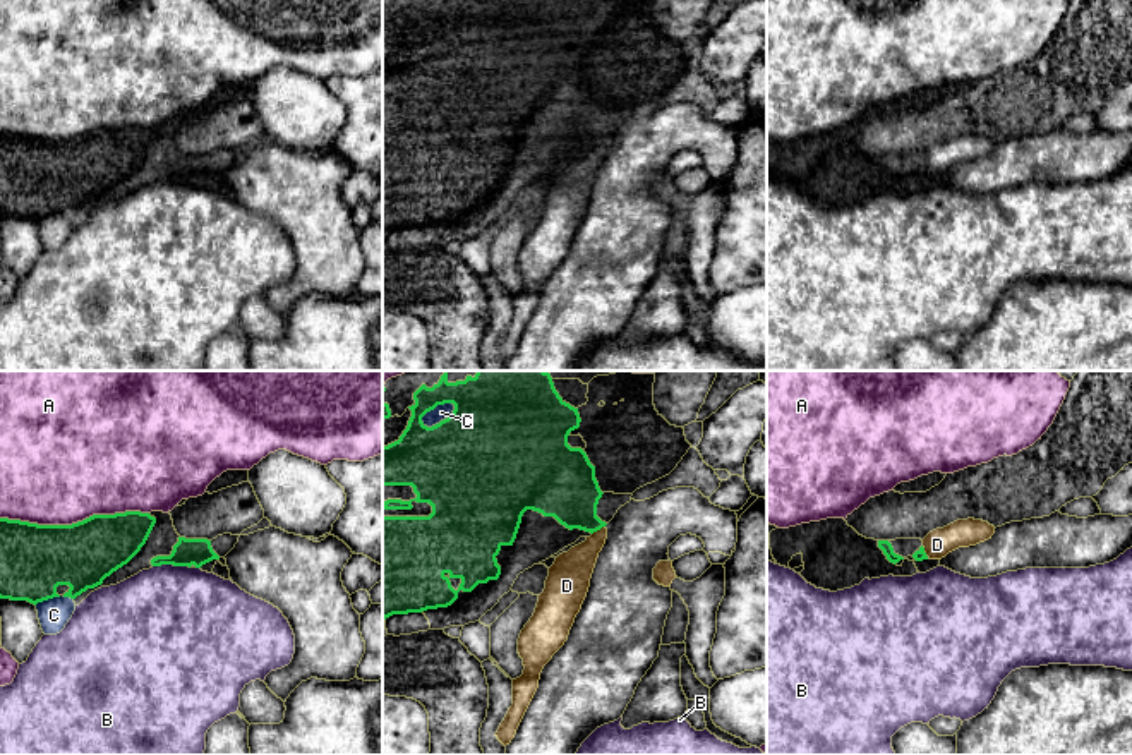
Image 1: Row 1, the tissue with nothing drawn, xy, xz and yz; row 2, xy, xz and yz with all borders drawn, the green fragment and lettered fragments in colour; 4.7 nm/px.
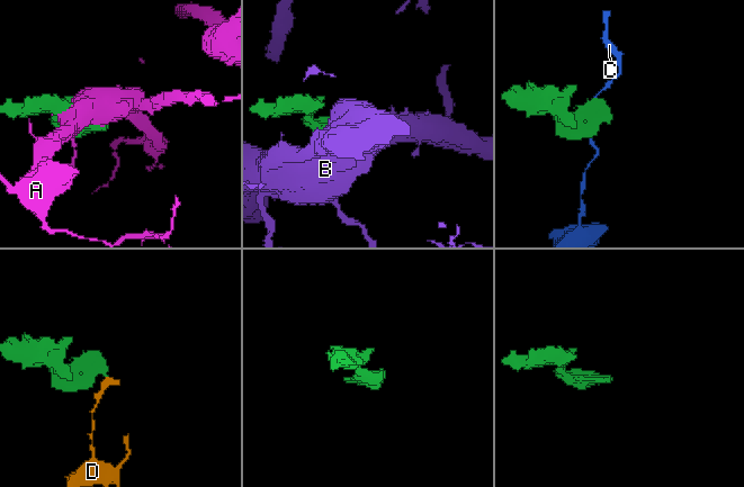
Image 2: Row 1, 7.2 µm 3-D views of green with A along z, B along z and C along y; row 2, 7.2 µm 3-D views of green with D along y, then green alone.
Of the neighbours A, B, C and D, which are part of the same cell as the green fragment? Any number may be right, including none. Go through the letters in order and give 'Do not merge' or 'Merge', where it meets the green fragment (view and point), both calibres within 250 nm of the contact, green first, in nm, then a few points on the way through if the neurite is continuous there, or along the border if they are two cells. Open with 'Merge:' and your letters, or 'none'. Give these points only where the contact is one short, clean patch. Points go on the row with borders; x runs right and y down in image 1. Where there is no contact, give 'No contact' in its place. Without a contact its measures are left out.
Merge: none
A: Do not merge. Touches green at xy (74, 524). Thickness 320 nm (green) against 500 nm
B: Do not merge. Touches green at xy (172, 563). Thickness 130 nm (green) against 480 nm
C: Do not merge. Touches green at xz (441, 421). Thickness 500 nm (green) against 70 nm
D: Do not merge. Touches green at xz (597, 529). Thickness 300 nm (green) against 190 nm. Boundary: xz (604, 525), (592, 534)

